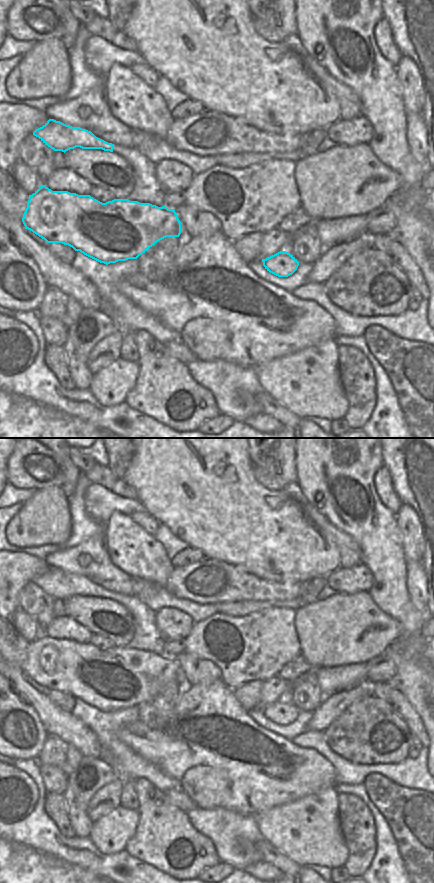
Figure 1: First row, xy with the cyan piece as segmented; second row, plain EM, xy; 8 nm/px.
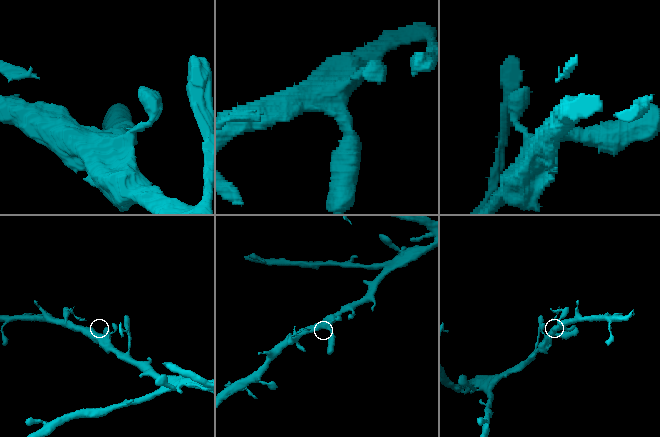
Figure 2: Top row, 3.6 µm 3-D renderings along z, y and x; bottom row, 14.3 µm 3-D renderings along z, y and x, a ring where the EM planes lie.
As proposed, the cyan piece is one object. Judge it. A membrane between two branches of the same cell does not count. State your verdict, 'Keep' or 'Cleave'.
Keep

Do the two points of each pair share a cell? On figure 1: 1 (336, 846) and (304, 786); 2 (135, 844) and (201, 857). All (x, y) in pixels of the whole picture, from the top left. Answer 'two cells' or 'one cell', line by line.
1: two cells
2: one cell

